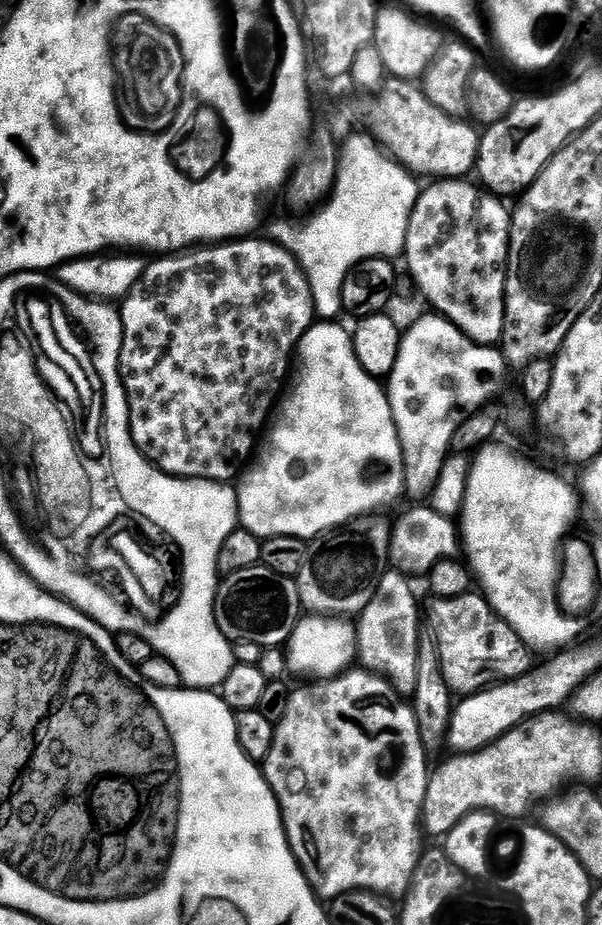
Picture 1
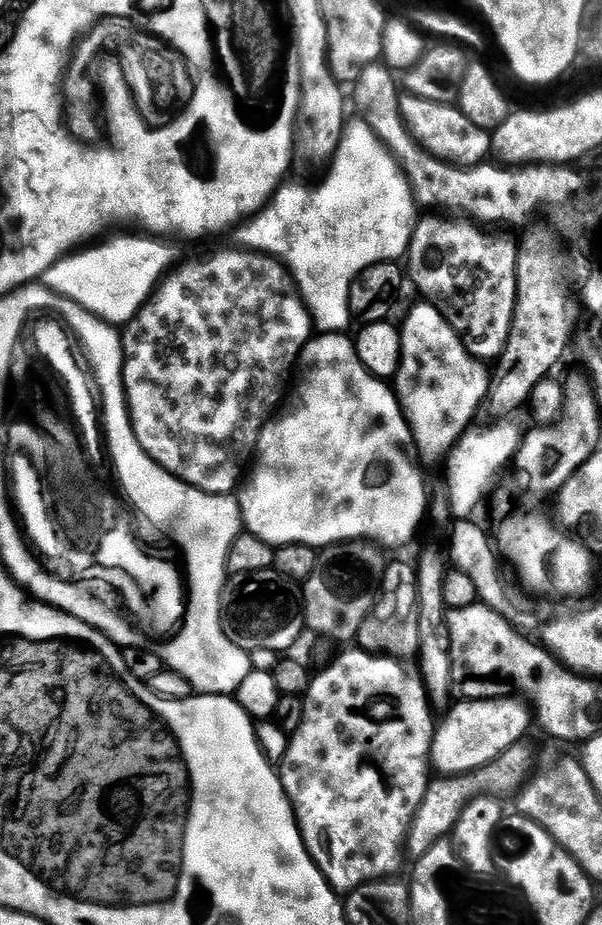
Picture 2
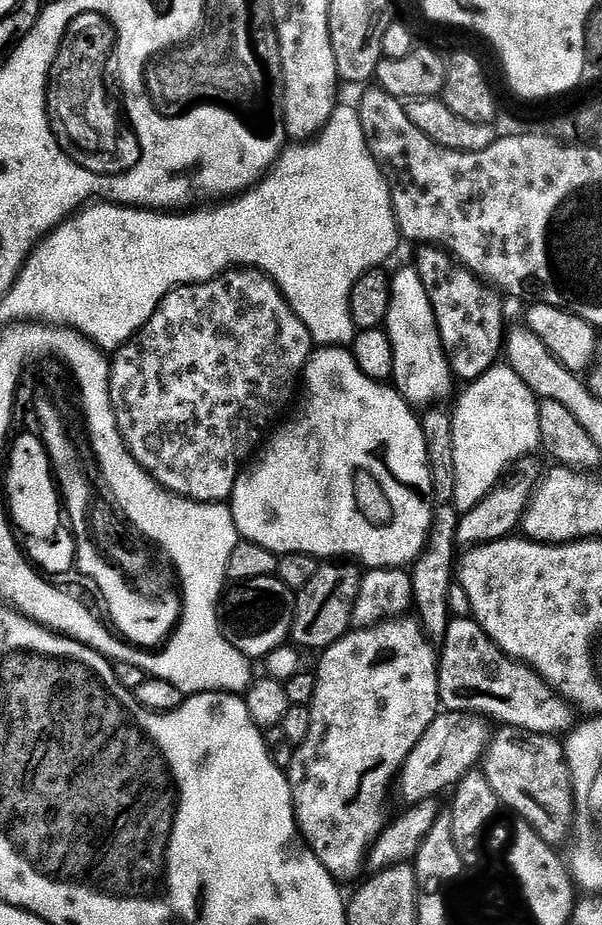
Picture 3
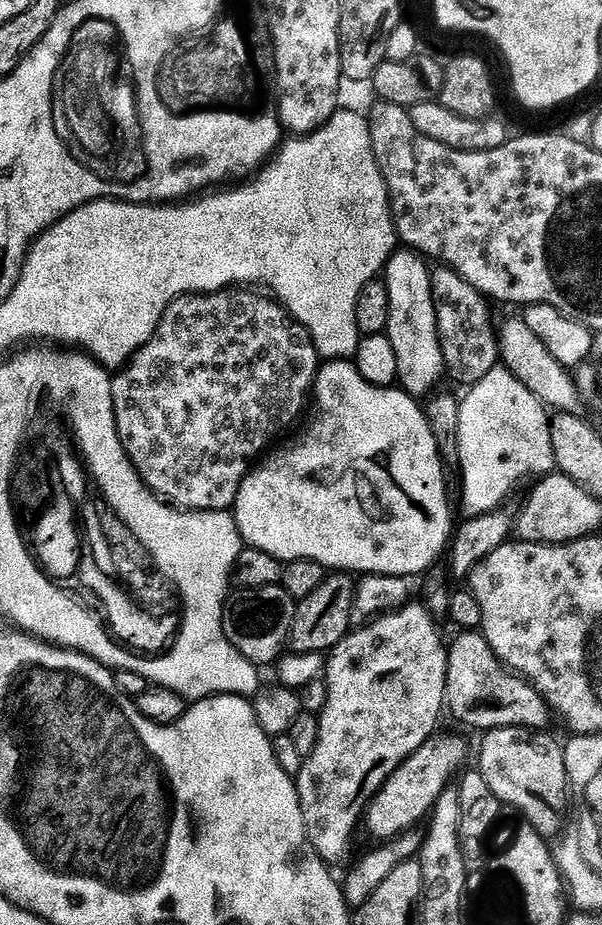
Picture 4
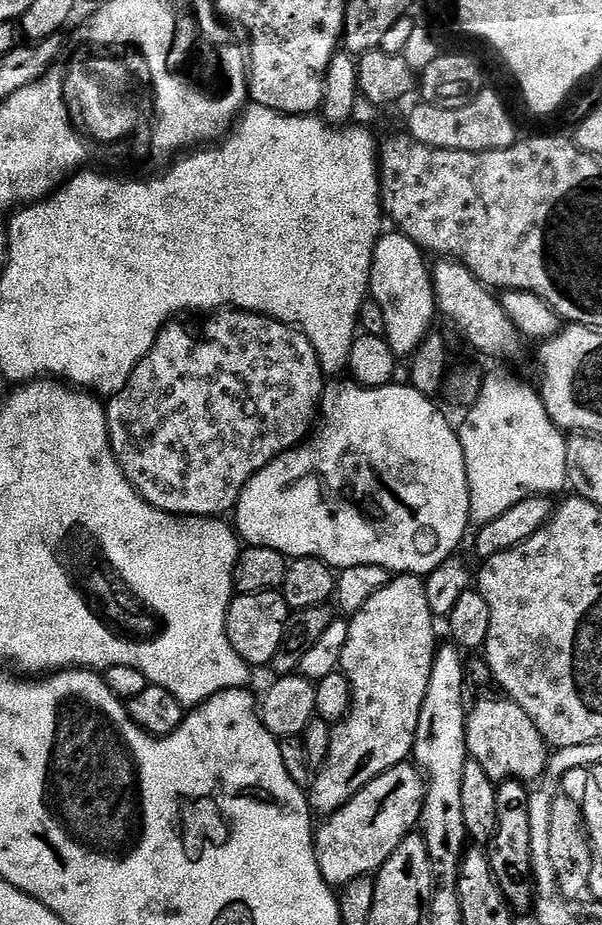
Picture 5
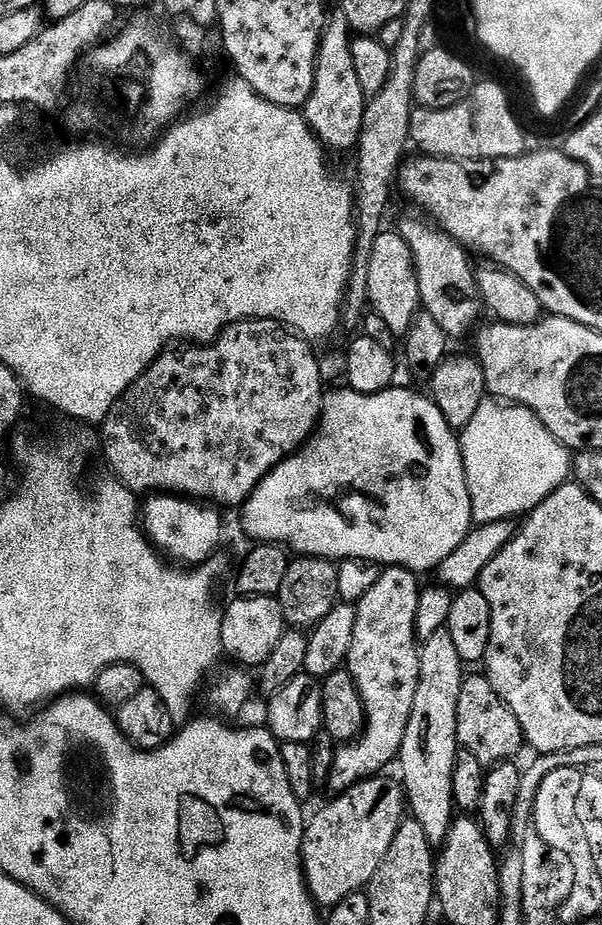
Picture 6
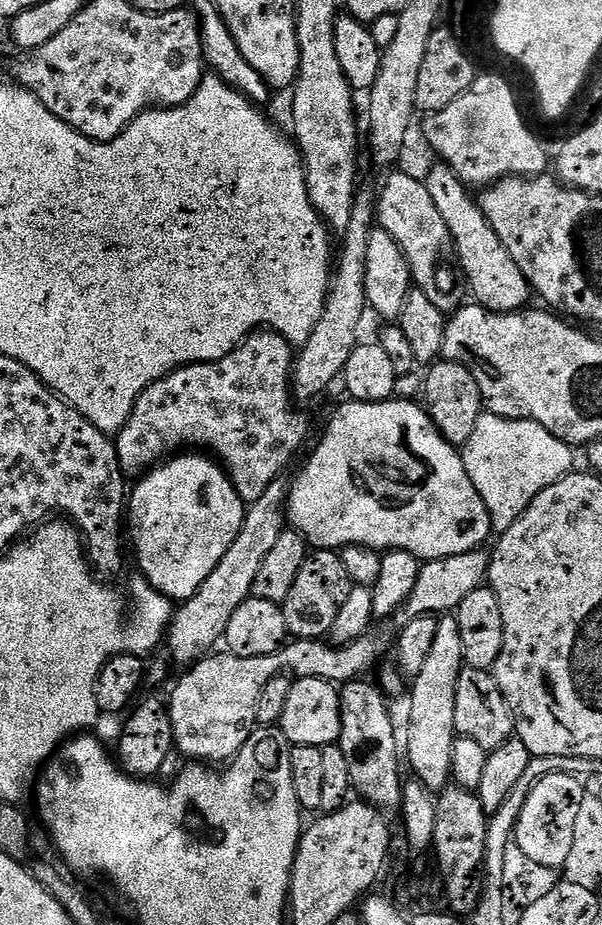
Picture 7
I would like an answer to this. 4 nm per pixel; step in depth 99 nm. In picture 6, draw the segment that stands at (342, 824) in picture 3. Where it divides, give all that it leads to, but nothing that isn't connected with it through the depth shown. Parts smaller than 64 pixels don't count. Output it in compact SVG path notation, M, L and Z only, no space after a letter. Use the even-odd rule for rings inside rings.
M388 566L381 571L378 582L374 584L356 604L356 626L354 628L354 642L350 646L350 654L346 661L347 671L356 680L358 690L364 698L366 711L366 725L362 735L348 743L336 753L336 760L332 764L330 783L336 790L351 789L353 784L375 777L388 763L395 761L404 745L408 723L412 718L412 711L416 702L420 686L420 664L422 652L418 647L416 633L416 616L419 614L422 584L419 584L417 573L409 572L406 568Z

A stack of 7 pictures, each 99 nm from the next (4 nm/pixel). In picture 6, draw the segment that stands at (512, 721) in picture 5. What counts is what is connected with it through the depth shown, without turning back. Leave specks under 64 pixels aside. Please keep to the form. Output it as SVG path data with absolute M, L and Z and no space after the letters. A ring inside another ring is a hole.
M469 675L465 679L460 691L458 722L456 732L463 751L465 748L469 757L479 760L484 766L495 766L511 761L516 758L512 756L519 754L520 747L525 747L523 726L510 710L508 703L500 697L500 693L494 690L487 675Z

